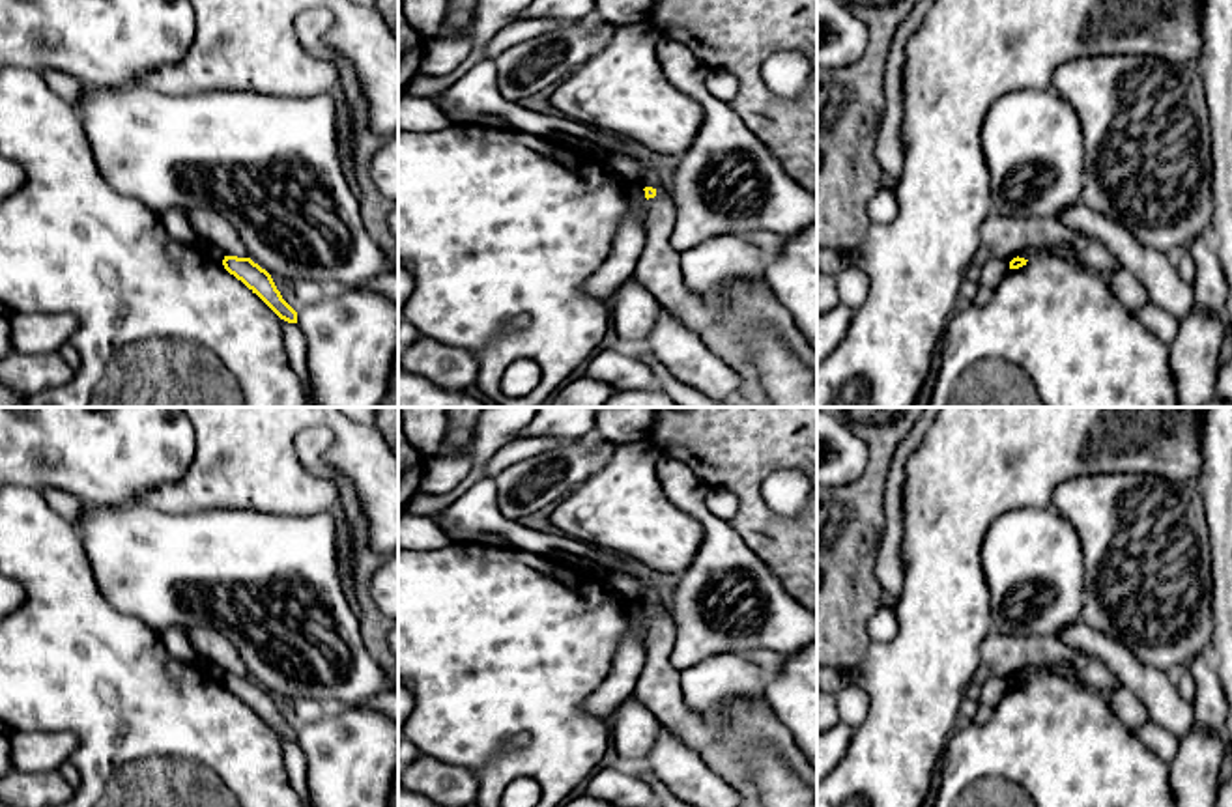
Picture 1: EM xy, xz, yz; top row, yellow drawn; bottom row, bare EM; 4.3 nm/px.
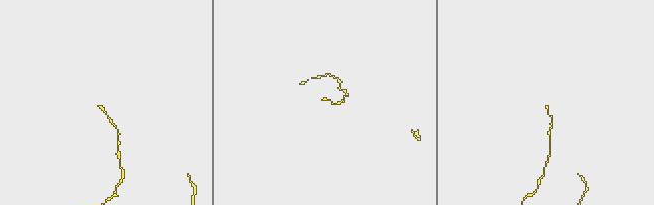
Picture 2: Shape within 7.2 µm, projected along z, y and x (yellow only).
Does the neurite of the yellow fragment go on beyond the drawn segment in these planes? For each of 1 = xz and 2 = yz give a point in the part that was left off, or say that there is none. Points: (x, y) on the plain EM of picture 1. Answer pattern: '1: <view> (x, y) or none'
1: none
2: none

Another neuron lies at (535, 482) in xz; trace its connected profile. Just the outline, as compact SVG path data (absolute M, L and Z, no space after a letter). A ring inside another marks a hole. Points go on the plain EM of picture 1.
M589 435L505 467L494 476L499 512L512 519L557 504L598 473L613 452L598 435Z

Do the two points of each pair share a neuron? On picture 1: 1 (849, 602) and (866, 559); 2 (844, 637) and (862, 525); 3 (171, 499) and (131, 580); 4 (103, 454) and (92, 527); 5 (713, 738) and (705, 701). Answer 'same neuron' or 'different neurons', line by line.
1: same neuron
2: same neuron
3: different neurons
4: different neurons
5: different neurons

